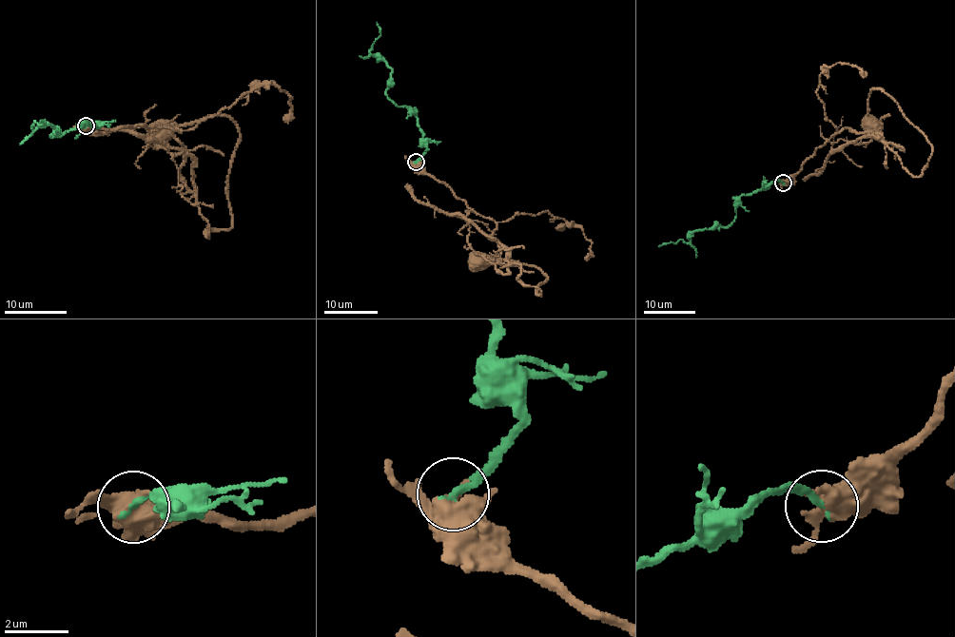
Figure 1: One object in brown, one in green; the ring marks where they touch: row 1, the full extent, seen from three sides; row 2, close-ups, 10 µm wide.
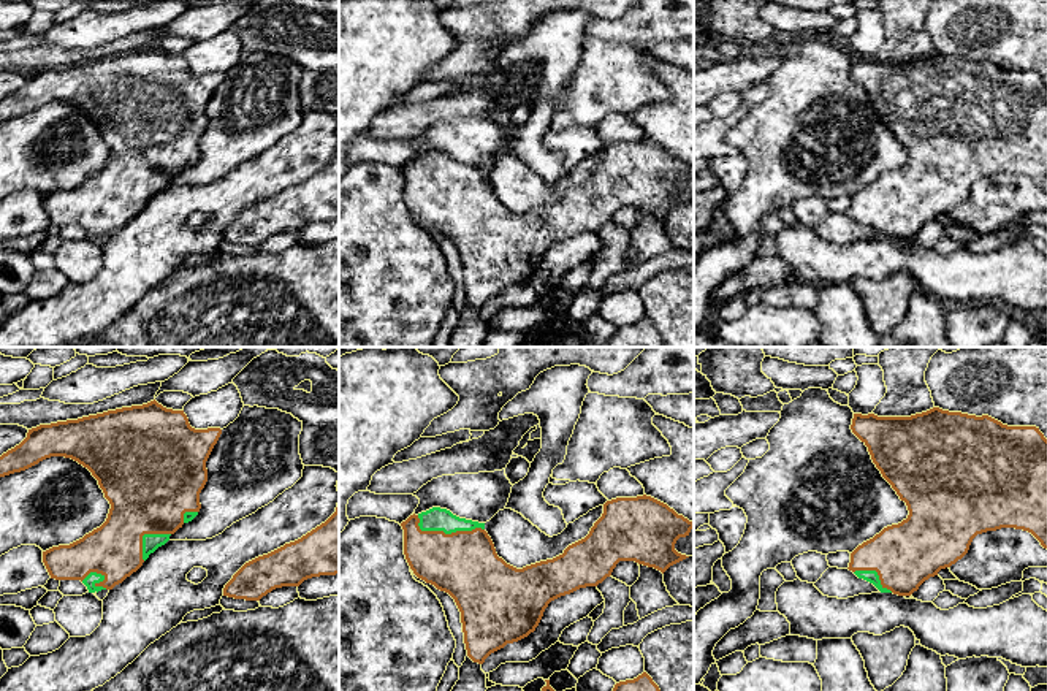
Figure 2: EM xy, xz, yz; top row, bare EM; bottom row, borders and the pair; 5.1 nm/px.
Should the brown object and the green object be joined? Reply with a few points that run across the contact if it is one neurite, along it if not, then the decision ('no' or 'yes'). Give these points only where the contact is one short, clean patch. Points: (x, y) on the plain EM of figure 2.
yes

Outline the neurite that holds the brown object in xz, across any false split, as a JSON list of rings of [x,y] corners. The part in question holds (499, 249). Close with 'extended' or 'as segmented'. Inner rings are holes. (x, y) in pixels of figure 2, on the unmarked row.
[[[616,143],[603,149],[602,162],[589,179],[569,190],[562,200],[523,214],[497,201],[485,168],[459,163],[447,154],[432,152],[401,168],[404,200],[413,219],[448,238],[459,257],[467,301],[478,309],[507,288],[527,282],[539,271],[548,249],[580,233],[597,231],[619,206],[635,206],[662,219],[689,203],[675,195],[680,182],[689,181],[694,166],[651,143]]]; extended

